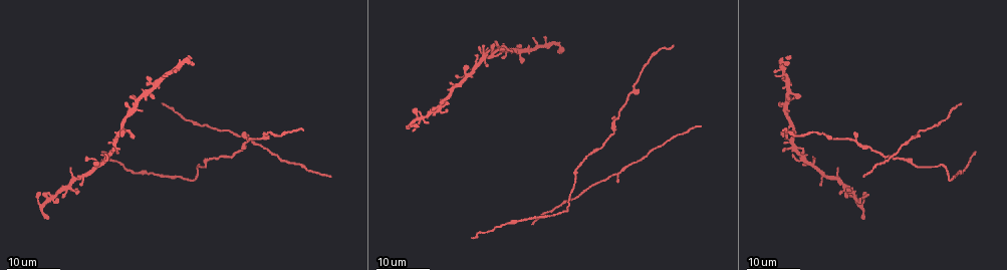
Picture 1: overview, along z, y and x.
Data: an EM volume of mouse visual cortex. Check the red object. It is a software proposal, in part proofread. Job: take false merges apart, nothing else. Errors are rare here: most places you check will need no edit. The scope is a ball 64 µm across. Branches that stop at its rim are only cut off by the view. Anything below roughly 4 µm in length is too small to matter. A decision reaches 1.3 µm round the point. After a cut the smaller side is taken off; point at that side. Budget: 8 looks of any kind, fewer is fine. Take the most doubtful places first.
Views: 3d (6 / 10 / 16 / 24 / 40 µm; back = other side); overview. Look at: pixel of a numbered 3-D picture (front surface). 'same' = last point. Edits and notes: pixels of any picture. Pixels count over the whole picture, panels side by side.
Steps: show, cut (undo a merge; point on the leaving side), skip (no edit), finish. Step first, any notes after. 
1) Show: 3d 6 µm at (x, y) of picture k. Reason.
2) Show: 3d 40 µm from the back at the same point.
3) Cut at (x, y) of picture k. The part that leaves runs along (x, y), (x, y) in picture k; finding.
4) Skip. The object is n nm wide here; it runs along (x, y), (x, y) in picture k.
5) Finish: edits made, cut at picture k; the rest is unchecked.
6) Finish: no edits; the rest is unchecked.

Show: 3d 24 µm at (857, 142) of picture 1. Two arms in line, one across.

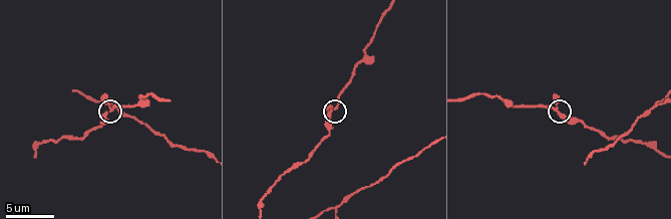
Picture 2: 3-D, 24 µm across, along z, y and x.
Show: 3d 6 µm at (335, 107) of picture 2. Closer look.

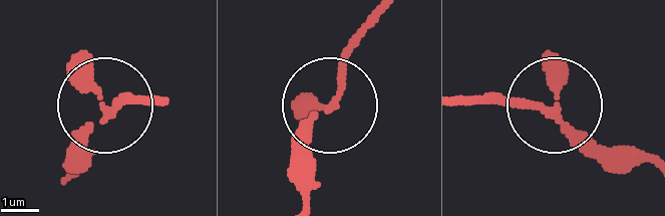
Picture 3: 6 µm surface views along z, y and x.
Skip. One neuron here.

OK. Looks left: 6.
Show: 3d 16 µm at (490, 53) of picture 1. Looks like a crossing.

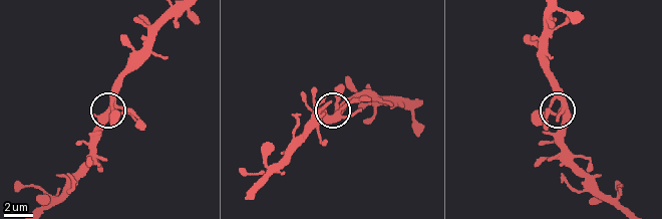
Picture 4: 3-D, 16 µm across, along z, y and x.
Show: 3d 10 µm at (338, 113) of picture 4.

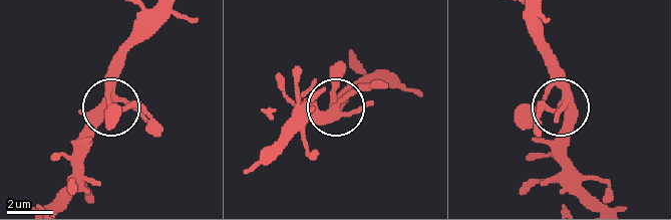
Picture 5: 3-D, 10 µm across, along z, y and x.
Skip. 4 arms meet here; all the same neuron.

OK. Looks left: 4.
Show: 3d 16 µm at (790, 94) of picture 1. Three-way junction.

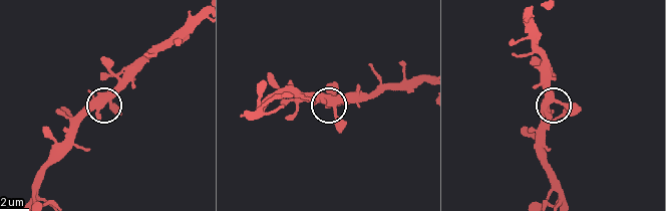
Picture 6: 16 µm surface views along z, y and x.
Show: 3d 10 µm at (331, 103) of picture 6.

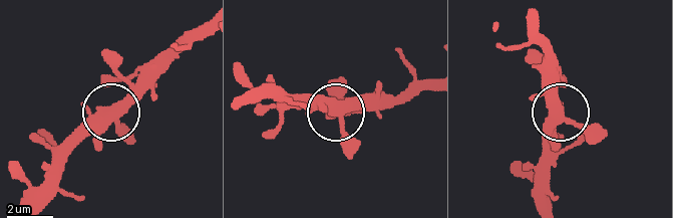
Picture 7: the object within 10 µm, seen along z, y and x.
Skip. 3 arms meet here; it runs along (527, 21), (545, 56), (547, 96), (560, 114), (550, 169) in picture 7; all the same neuron.

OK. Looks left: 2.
Show: 3d 6 µm at (652, 107) of picture 2. Side arm on a straight run.

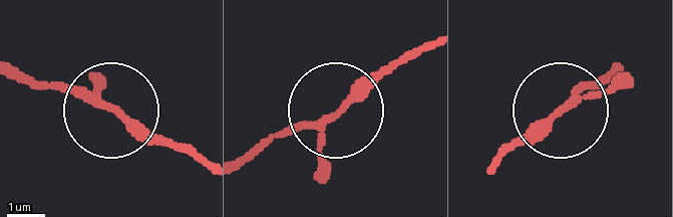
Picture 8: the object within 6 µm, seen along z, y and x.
Skip. 3 arms meet here; all the same neuron.

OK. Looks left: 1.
Finish: no edits; the rest is unchecked.

